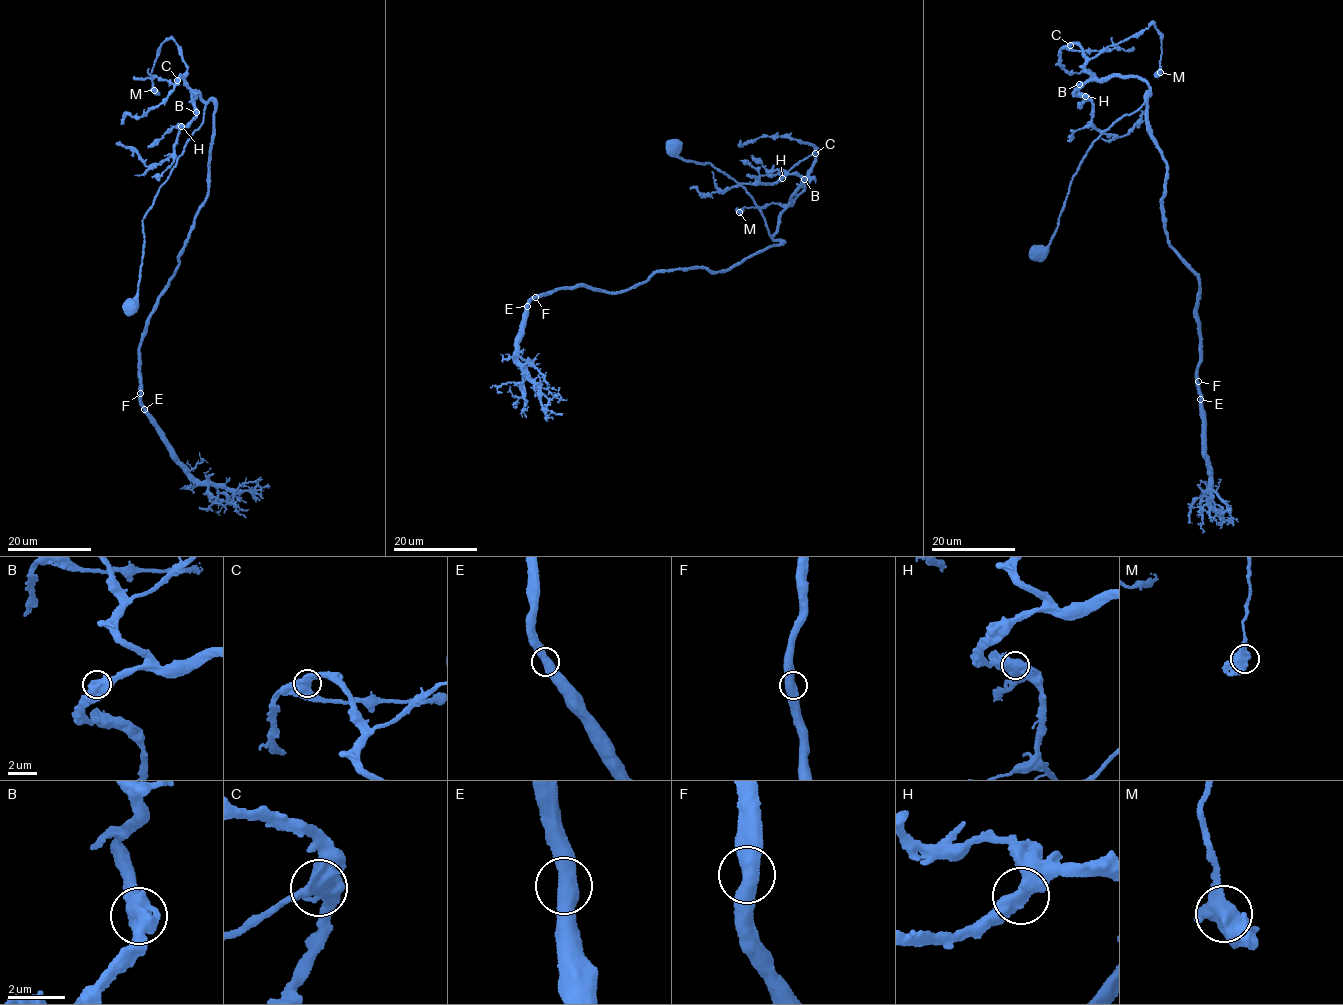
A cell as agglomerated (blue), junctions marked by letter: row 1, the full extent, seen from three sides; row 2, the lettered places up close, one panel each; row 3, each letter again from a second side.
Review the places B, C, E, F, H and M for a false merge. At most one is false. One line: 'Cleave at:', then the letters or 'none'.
Cleave at: none

